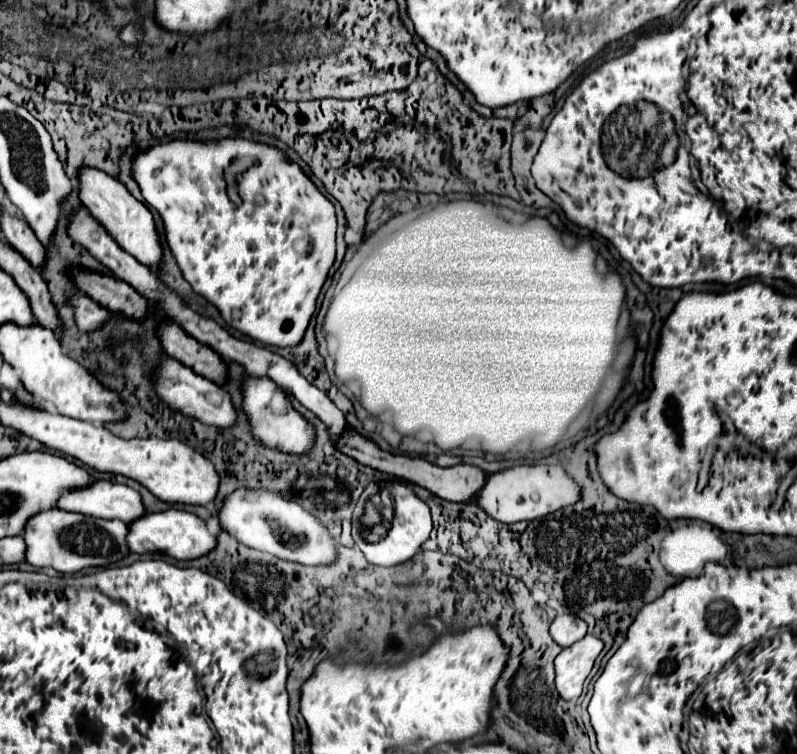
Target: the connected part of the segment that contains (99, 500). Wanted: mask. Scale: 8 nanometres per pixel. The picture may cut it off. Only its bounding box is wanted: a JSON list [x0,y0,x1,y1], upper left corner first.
[57,481,147,523]

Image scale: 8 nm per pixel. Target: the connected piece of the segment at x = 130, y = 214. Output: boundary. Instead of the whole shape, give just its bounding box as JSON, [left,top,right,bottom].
[79,169,163,269]

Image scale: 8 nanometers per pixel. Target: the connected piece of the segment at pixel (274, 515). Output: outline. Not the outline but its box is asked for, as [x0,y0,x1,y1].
[219,489,335,565]

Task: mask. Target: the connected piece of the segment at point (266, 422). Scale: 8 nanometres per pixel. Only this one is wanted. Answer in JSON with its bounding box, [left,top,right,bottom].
[241,375,317,457]

